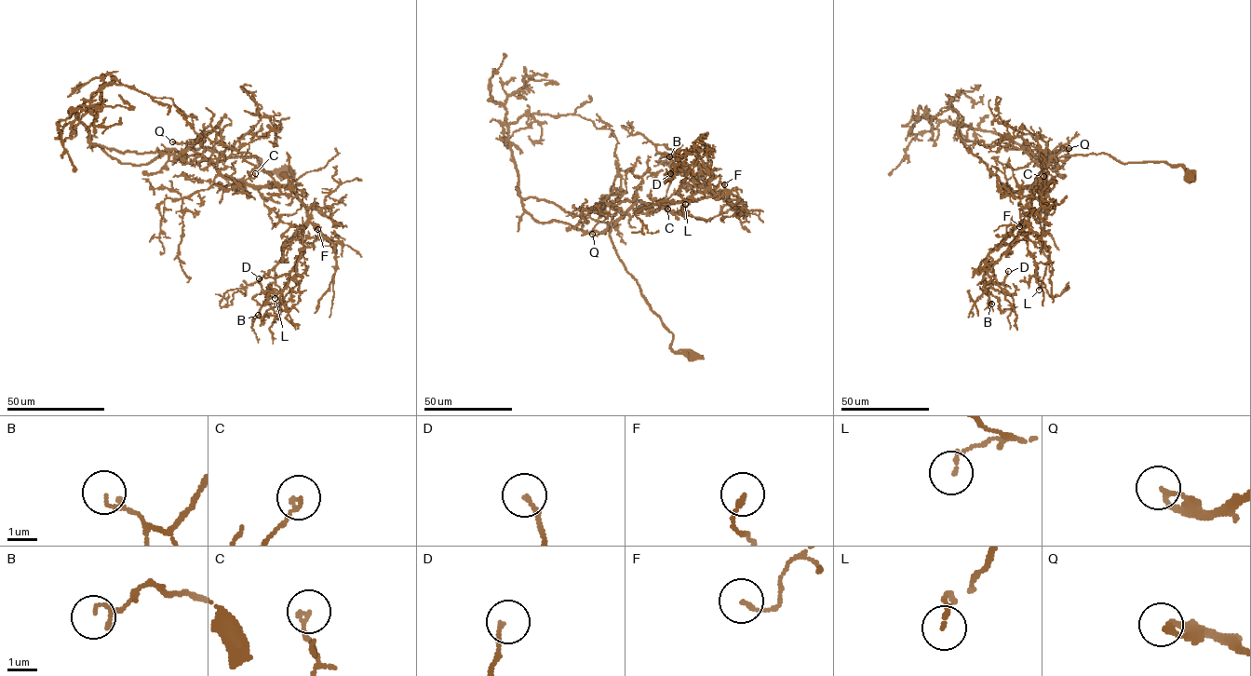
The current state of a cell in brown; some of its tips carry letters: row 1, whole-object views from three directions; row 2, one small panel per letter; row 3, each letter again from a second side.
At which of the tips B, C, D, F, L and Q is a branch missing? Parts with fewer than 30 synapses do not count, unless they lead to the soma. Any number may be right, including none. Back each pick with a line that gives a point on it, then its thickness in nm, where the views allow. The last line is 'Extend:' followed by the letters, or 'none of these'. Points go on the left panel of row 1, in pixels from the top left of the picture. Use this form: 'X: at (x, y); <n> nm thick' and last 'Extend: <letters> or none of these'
Extend: none of these

